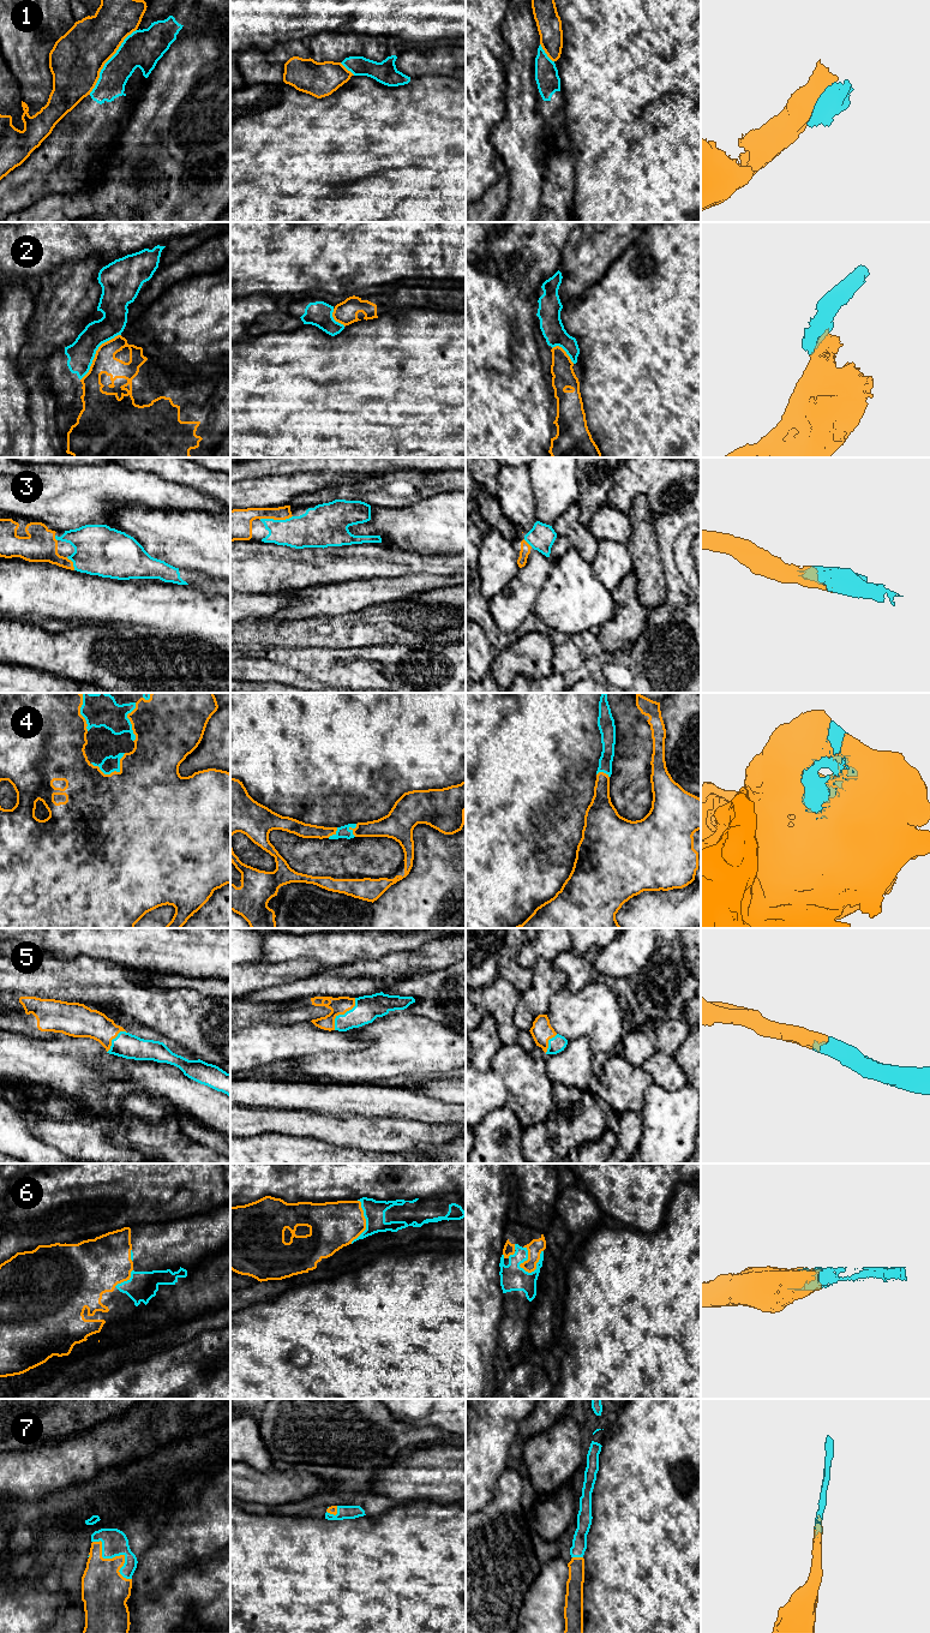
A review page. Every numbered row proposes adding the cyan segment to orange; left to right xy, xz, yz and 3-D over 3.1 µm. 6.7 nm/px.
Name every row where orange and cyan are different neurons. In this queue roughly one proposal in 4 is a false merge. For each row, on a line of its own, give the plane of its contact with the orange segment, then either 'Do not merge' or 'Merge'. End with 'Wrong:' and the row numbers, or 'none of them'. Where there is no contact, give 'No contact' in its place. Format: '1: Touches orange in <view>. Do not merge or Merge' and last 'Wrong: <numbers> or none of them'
1: Touches orange in xy. Do not merge
2: Touches orange in xy. Do not merge
3: Touches orange in xz. Merge
4: Touches orange in xy. Merge
5: Touches orange in xz. Merge
6: Touches orange in yz. Merge
7: Touches orange in xy. Merge
Wrong: 1, 2

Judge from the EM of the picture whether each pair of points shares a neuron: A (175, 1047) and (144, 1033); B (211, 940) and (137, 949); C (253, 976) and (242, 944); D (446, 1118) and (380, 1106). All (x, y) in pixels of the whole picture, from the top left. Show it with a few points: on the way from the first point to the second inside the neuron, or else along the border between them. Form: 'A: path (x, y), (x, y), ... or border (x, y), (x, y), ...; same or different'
A: path (168, 1042), (151, 1034); same
B: path (193, 941), (155, 941); same
C: border (256, 962), (242, 964); different
D: path (430, 1111), (413, 1106), (397, 1106); same

